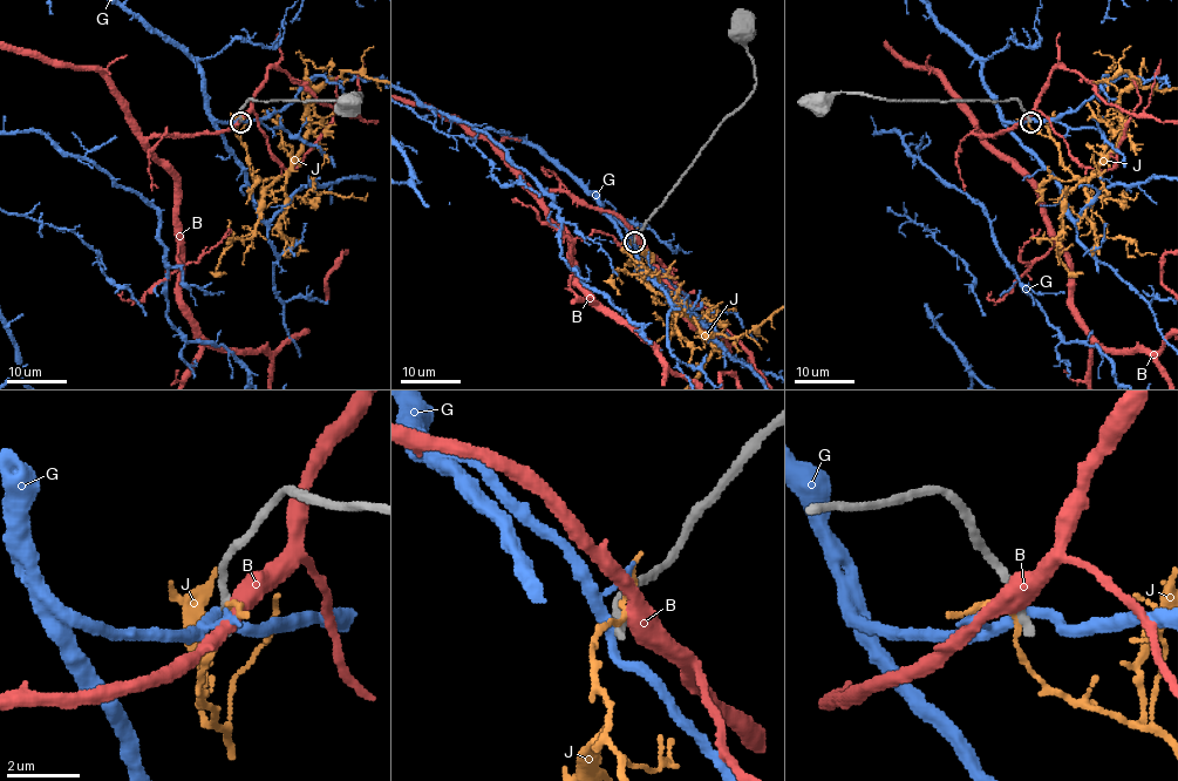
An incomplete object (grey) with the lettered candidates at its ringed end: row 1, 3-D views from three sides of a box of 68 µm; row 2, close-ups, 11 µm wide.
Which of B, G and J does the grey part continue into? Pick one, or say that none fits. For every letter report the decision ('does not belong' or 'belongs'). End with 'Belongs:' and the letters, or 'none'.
B: does not belong
G: does not belong
J: does not belong
Belongs: none

